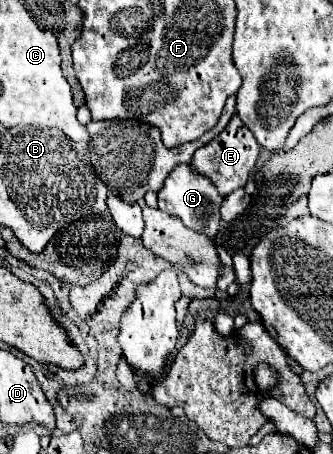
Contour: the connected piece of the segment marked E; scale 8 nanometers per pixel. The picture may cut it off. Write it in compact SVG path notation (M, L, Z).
M233 116L227 128L213 142L195 150L189 166L197 174L203 174L205 178L209 178L221 196L229 196L233 190L245 186L251 170L255 168L259 152L261 148L259 144L255 144L255 136L251 136L251 130L237 116Z

